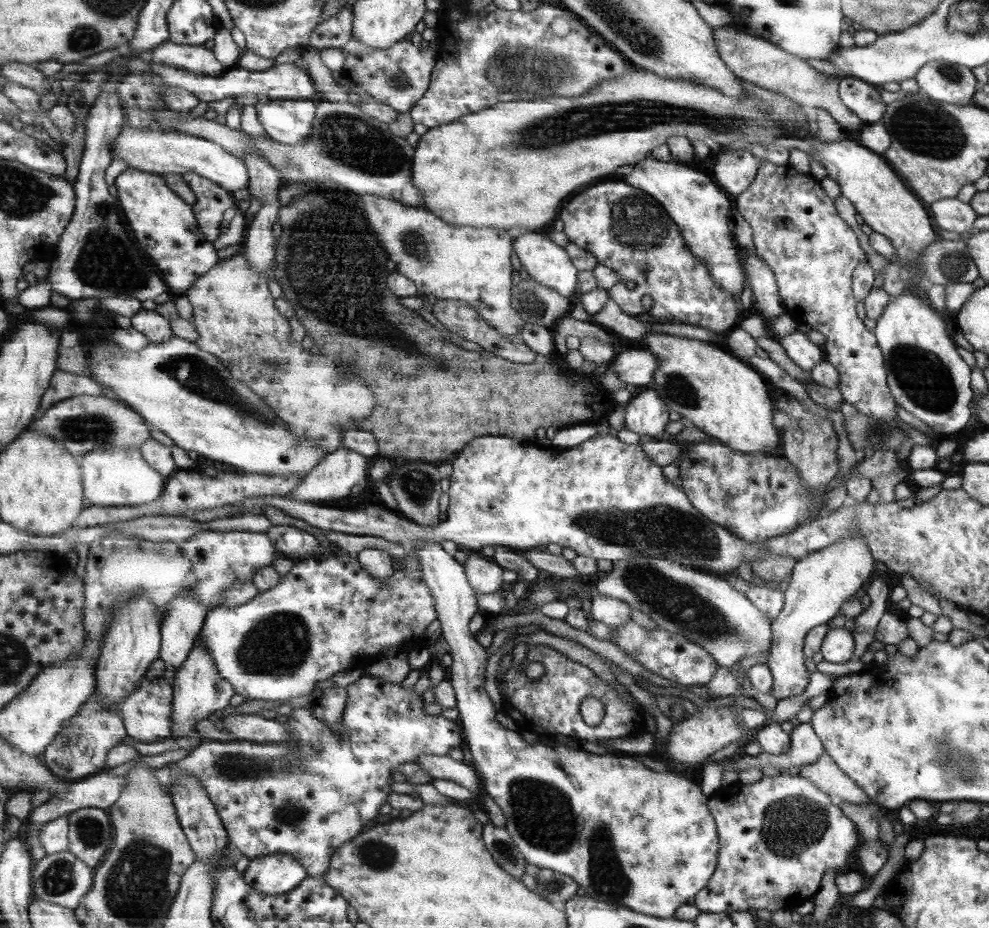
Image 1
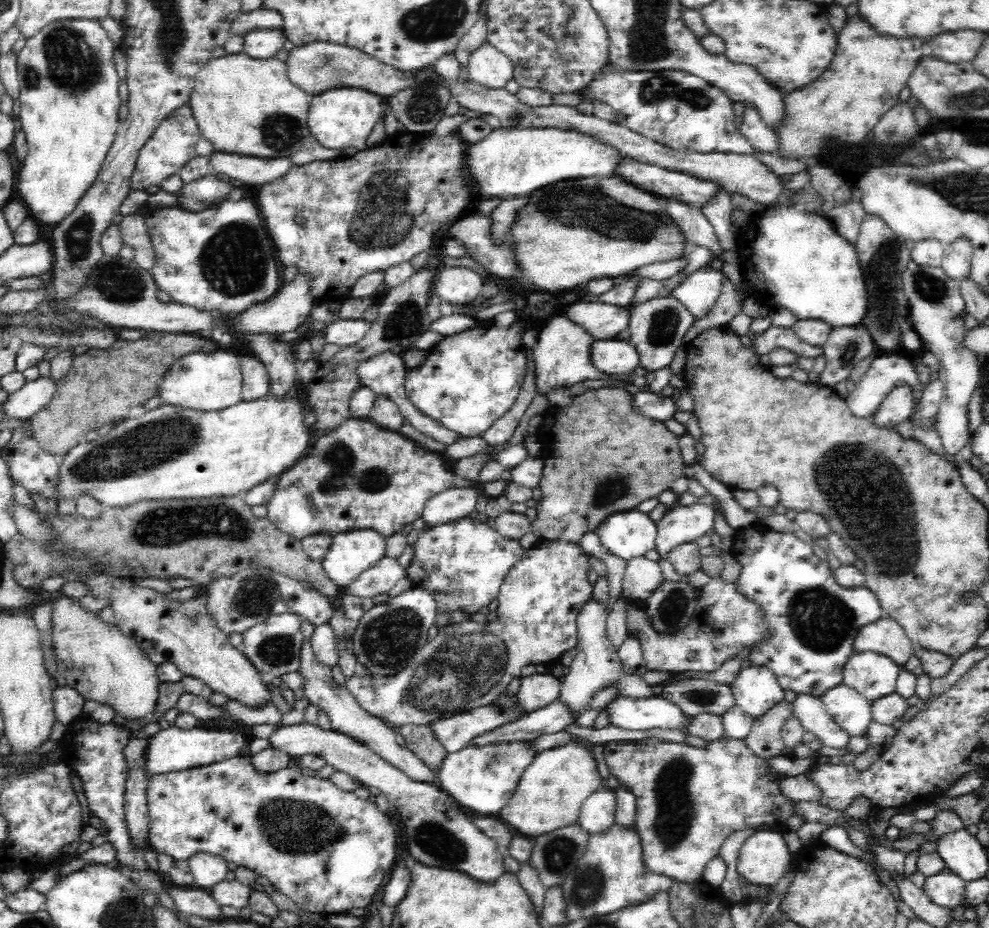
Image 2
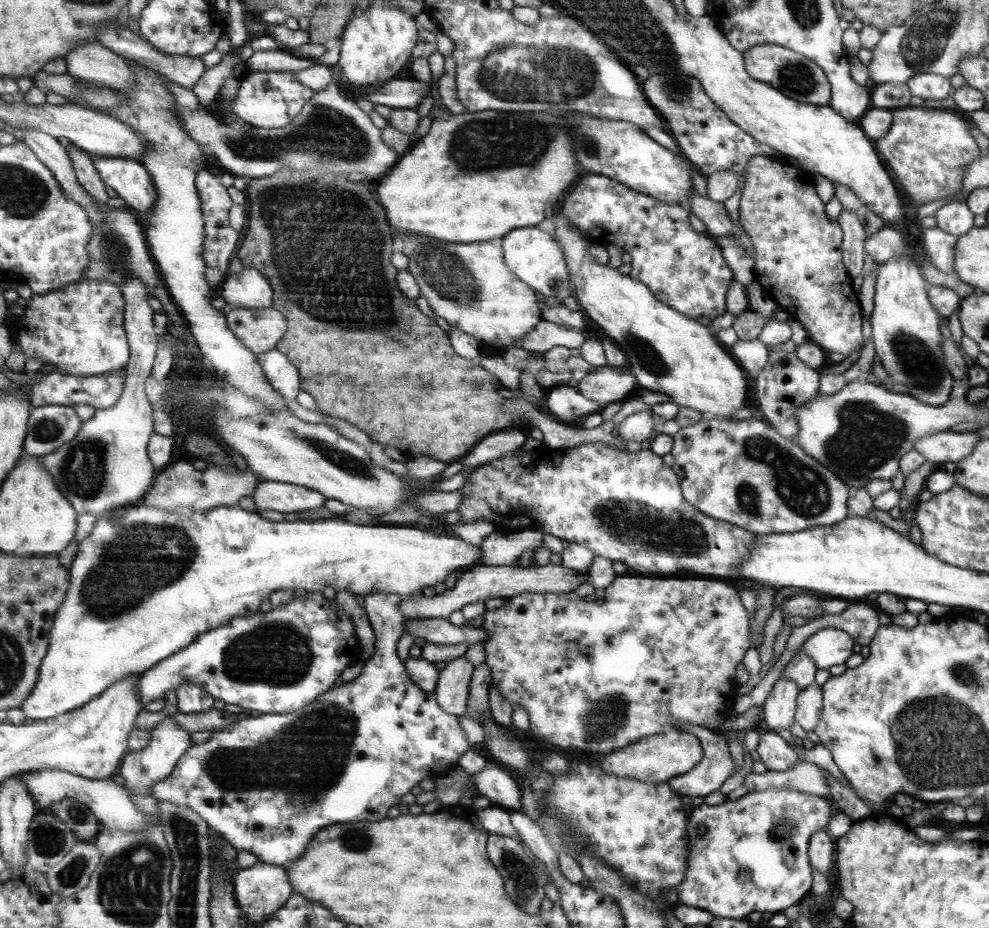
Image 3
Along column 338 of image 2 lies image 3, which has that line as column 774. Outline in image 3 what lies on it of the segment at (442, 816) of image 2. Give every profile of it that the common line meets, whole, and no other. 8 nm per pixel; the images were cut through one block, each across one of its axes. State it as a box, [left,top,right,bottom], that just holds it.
[756,730,800,771]

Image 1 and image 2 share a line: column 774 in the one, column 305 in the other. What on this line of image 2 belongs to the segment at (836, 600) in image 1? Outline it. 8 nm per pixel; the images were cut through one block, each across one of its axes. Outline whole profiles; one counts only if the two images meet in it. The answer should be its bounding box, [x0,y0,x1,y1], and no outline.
[298,617,437,784]

